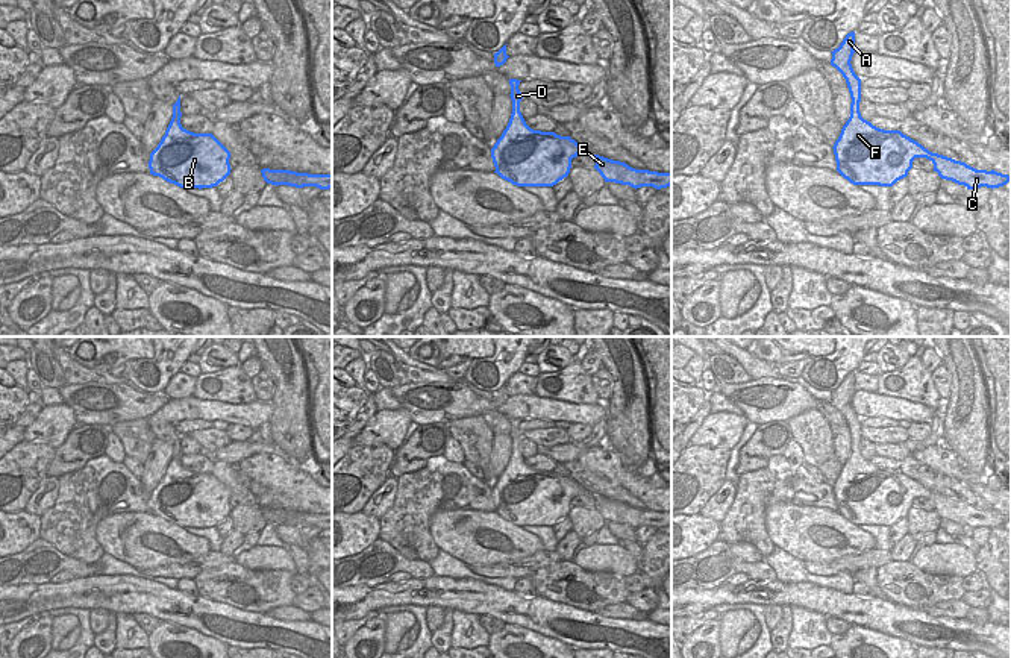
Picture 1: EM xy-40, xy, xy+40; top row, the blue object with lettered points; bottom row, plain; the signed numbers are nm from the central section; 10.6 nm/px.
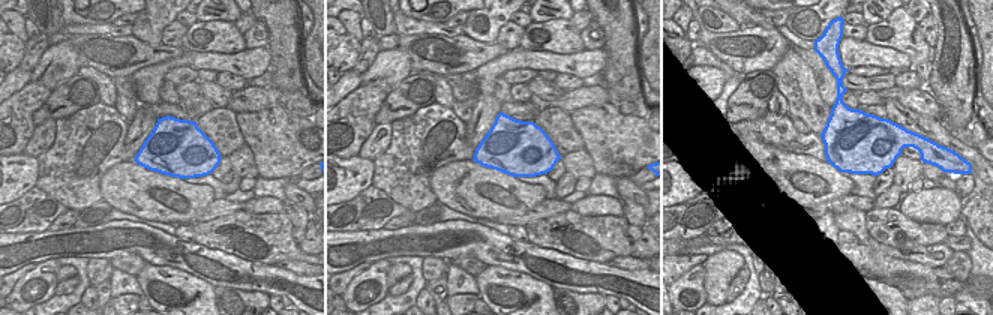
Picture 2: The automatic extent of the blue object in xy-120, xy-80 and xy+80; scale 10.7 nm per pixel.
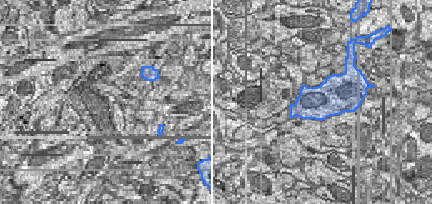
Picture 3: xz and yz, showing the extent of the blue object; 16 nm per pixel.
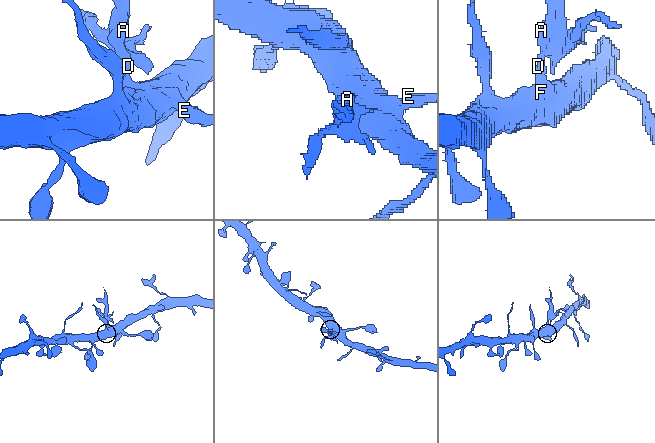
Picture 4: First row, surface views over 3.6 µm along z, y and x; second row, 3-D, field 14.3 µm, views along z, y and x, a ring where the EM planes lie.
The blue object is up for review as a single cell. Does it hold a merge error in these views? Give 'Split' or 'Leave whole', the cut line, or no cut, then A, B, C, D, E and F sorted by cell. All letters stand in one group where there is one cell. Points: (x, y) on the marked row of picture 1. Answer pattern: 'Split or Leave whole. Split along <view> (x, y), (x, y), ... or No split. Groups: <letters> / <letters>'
Split. Split along xy+40 (858, 103), (851, 106). Groups: A D / B C E F.

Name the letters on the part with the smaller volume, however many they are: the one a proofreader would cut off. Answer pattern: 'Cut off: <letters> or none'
Cut off: A, D

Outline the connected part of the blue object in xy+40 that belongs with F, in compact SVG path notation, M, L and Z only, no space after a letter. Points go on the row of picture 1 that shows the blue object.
M859 105L850 106L850 117L834 144L837 171L853 185L893 186L908 176L916 158L926 158L941 179L964 185L999 188L1011 176L994 170L976 170L966 162L932 153L900 130L884 130L864 120Z

